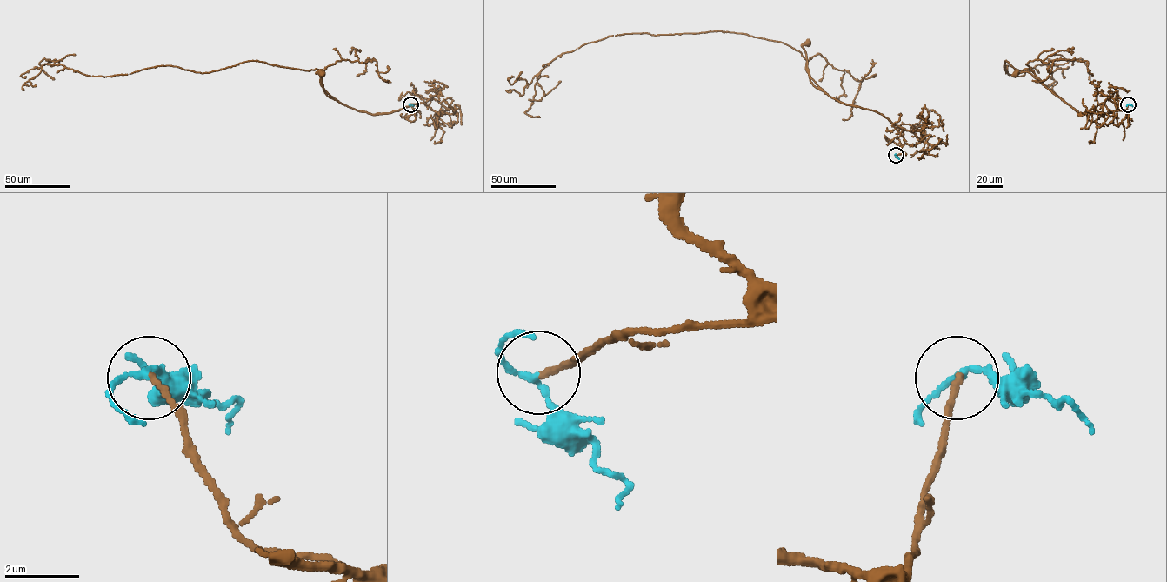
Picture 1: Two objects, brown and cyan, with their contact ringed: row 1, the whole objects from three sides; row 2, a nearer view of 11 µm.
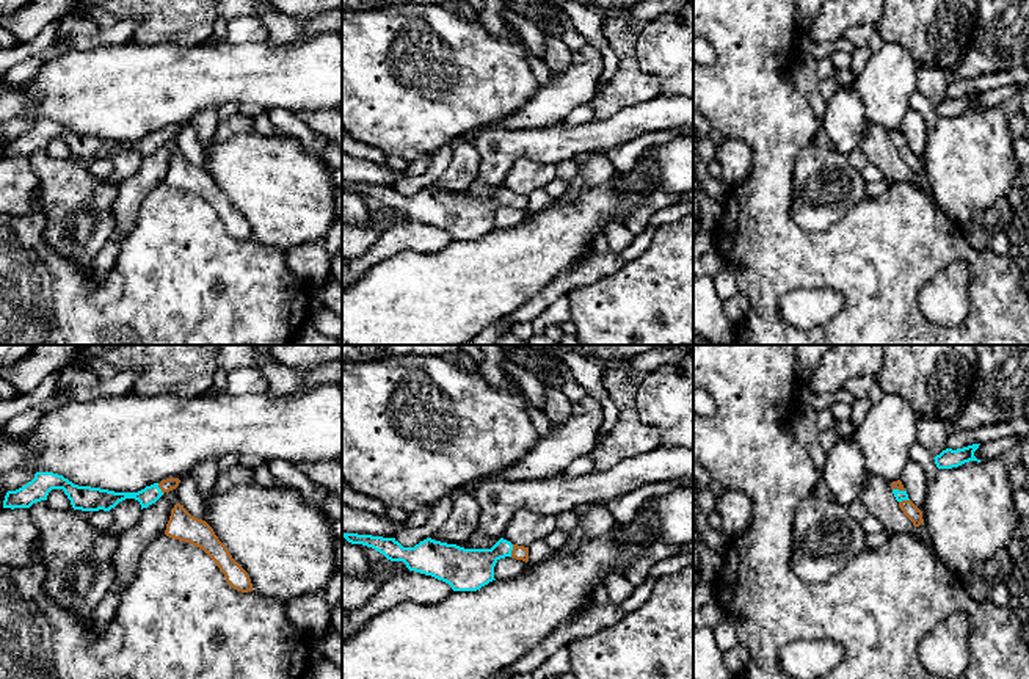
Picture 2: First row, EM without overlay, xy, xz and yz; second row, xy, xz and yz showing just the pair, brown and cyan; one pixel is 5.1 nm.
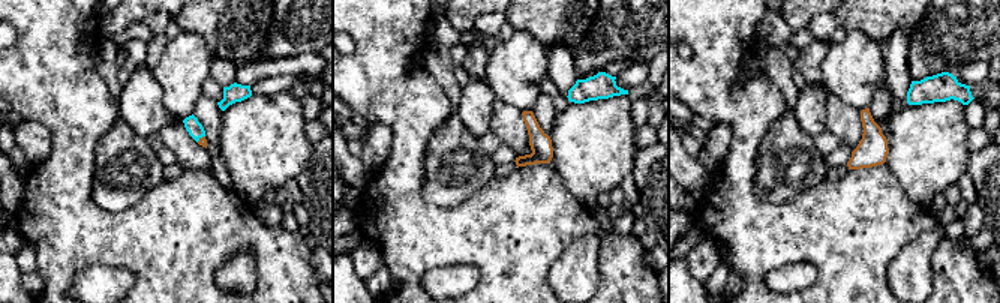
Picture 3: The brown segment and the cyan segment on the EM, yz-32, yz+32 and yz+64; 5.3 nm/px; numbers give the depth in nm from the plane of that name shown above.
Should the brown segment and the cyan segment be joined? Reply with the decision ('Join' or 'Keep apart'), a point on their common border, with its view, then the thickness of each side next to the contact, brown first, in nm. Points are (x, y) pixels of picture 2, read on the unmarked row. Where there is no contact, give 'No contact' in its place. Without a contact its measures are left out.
Join. Touches brown at xz (512, 199). Thickness 80 nm (brown) against 220 nm

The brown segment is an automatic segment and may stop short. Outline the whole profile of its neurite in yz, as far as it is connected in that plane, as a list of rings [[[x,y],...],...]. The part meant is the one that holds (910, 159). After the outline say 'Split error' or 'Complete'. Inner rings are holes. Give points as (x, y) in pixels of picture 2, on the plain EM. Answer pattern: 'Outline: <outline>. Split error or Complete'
Outline: [[[900,129],[891,132],[893,143],[899,151],[904,163],[913,171],[914,176],[924,172],[922,160],[908,147],[908,143]]]. Split error

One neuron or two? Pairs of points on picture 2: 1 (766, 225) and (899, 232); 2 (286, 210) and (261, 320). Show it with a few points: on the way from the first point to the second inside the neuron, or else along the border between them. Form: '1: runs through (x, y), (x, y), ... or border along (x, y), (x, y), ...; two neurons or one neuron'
1: runs through (799, 250), (866, 250); one neuron
2: border along (253, 239), (284, 251); two neurons

